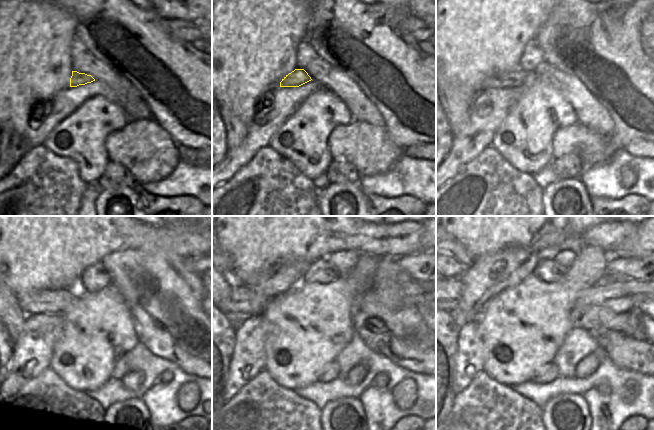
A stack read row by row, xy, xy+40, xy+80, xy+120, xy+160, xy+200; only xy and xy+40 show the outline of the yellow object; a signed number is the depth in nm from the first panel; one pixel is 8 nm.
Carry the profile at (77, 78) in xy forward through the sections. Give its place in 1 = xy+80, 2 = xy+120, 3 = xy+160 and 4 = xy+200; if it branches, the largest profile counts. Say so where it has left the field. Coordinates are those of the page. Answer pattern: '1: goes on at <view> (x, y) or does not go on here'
1: goes on at xy+80 (517, 78)
2: goes on at xy+120 (45, 301)
3: goes on at xy+160 (251, 304)
4: goes on at xy+200 (456, 288)

